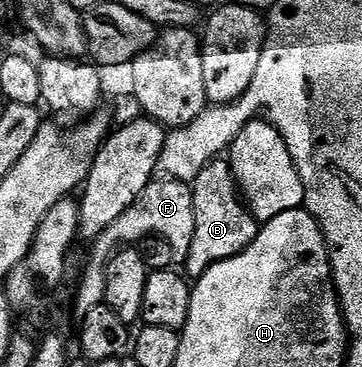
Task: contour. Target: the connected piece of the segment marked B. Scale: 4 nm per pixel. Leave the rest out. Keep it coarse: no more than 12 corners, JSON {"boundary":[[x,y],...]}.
{"boundary":[[228,160],[191,183],[196,279],[243,252],[259,222],[239,199]]}

